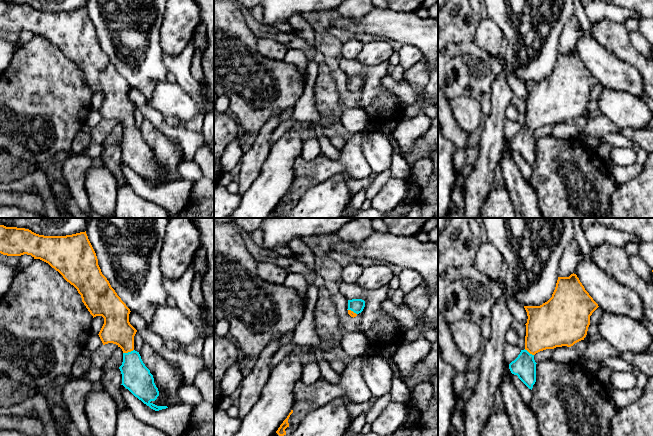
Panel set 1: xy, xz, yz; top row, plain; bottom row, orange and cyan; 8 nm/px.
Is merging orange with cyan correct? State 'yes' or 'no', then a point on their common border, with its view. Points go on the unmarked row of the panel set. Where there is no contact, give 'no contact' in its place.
yes; contact xy (128, 127)

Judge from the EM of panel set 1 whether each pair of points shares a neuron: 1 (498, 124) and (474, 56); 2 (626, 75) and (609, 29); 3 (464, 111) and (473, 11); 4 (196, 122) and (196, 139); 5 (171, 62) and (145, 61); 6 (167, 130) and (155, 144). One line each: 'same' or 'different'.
1: different
2: different
3: different
4: different
5: different
6: different

